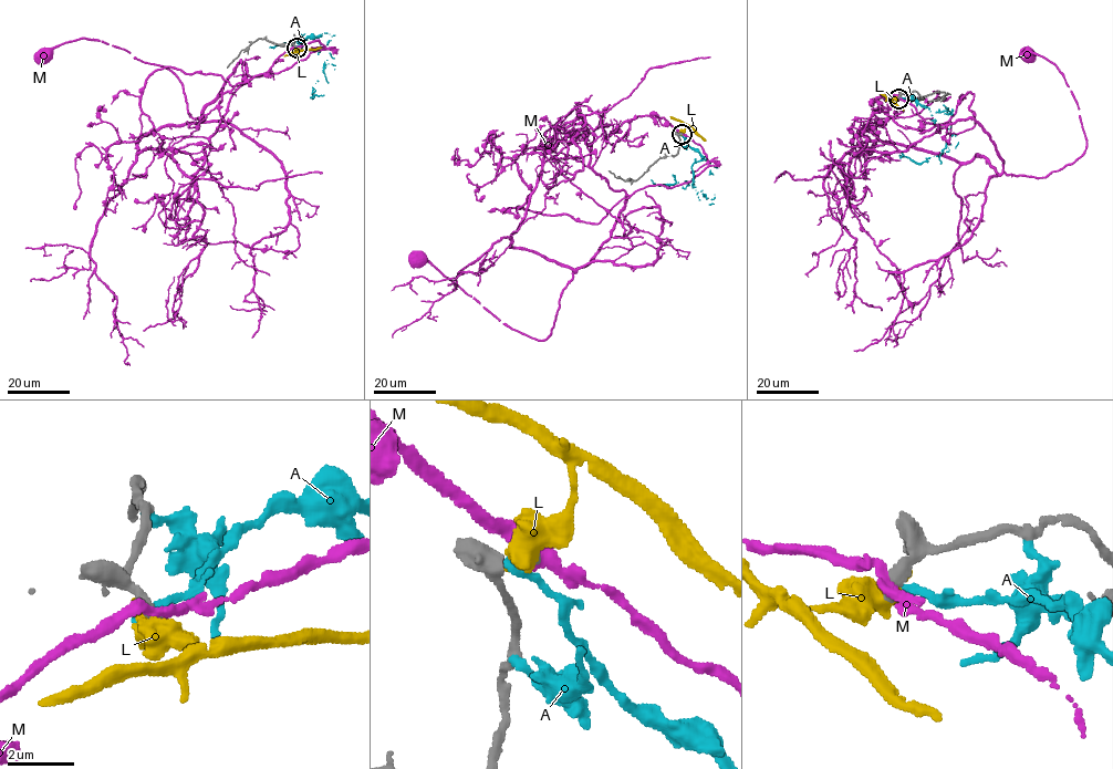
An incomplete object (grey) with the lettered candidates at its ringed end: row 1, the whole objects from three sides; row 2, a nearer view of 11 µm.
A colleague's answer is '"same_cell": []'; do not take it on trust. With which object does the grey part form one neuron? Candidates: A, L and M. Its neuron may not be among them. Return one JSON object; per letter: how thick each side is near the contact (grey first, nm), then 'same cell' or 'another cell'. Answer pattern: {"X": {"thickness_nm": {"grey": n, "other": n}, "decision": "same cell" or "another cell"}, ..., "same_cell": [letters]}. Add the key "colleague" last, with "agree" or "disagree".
{"A": {"thickness_nm": {"grey": 440, "other": 280}, "decision": "another cell"}, "L": {"thickness_nm": {"grey": 400, "other": 650}, "decision": "another cell"}, "M": {"thickness_nm": {"grey": 400, "other": 320}, "decision": "another cell"}, "same_cell": [], "colleague": "agree"}

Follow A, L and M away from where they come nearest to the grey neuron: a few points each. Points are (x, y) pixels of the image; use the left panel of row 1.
A: (295, 48), (308, 38), (325, 32), (332, 35), (318, 53), (325, 79), (315, 83), (311, 97), (323, 94)
L: (295, 48), (300, 51), (321, 48)
M: (295, 47), (325, 49), (255, 76), (241, 61), (201, 118), (173, 73), (107, 43), (42, 54)

